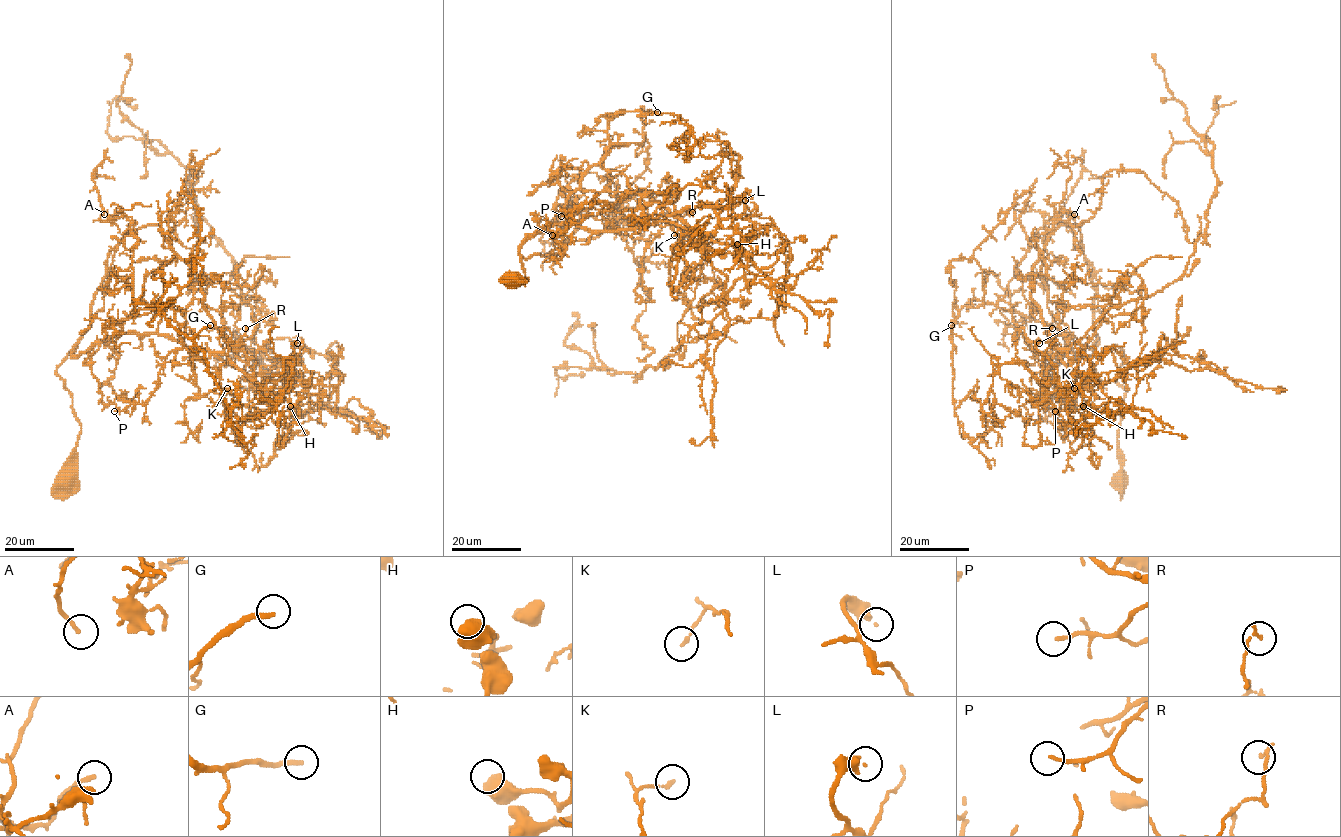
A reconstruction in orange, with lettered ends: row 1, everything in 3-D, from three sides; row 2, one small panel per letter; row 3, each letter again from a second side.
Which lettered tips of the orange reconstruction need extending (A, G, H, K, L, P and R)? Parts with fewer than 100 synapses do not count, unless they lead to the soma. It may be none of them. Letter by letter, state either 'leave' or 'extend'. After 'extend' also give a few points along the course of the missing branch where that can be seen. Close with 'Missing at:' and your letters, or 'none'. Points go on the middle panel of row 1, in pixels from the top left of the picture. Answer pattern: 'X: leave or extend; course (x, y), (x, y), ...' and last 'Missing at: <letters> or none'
A: leave
G: extend; course (657, 112), (664, 112), (692, 141), (718, 147), (705, 139), (698, 143), (701, 147)
H: leave
K: leave
L: leave
P: leave
R: leave
Missing at: G

